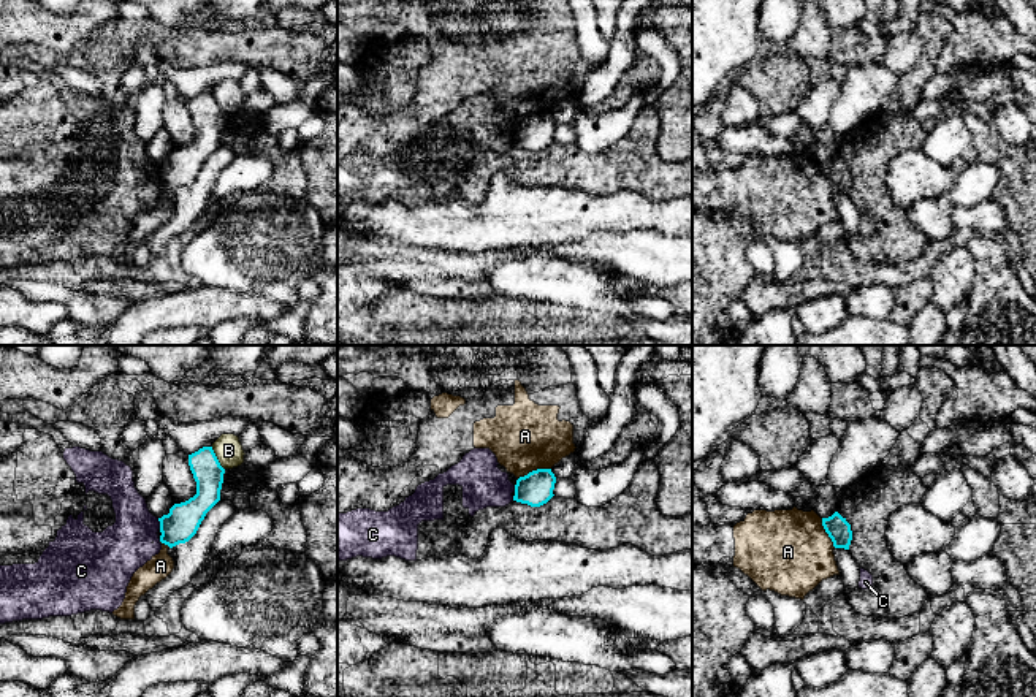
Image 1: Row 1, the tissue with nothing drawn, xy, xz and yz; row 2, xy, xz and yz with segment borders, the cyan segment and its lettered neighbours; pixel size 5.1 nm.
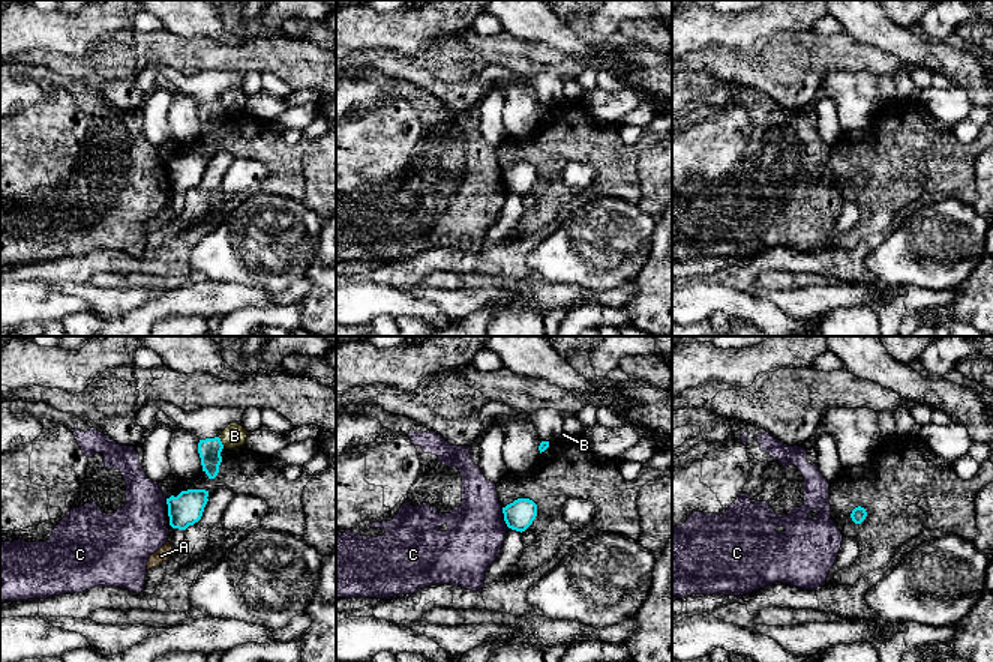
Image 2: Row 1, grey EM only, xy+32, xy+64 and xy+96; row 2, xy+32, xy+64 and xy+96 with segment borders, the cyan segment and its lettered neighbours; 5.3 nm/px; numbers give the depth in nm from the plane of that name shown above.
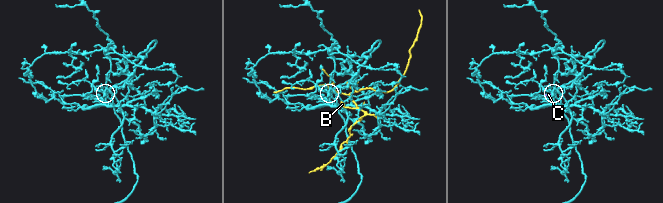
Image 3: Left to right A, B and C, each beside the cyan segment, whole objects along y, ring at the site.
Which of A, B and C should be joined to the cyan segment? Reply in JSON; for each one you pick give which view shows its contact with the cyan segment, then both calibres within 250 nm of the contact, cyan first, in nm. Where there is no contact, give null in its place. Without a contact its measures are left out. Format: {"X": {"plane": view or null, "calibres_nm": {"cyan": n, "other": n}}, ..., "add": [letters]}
{"add": []}

